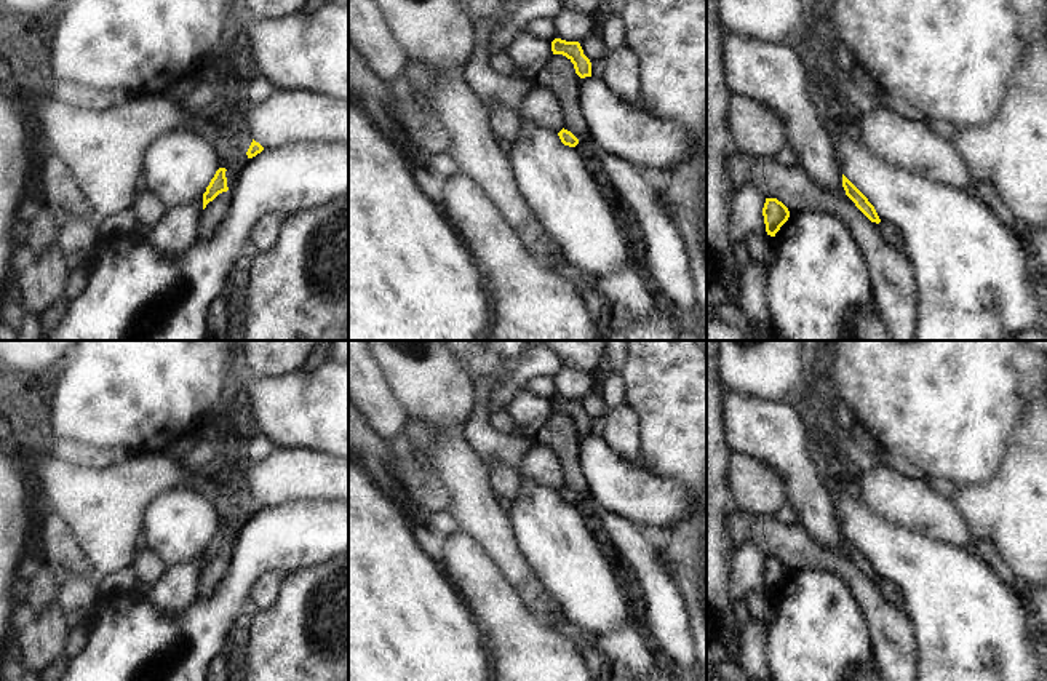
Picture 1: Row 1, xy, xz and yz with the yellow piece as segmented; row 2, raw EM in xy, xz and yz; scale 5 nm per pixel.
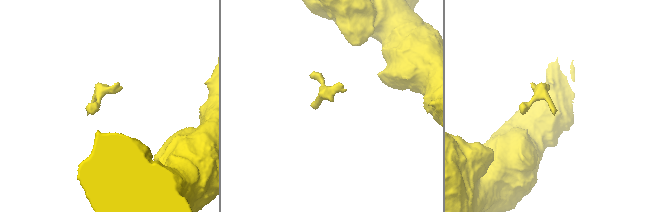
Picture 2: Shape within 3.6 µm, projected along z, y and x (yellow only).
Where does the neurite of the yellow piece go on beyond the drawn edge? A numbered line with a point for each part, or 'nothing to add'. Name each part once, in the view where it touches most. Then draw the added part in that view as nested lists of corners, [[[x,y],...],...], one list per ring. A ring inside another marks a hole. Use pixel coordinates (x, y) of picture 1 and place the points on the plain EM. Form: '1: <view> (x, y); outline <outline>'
nothing to add

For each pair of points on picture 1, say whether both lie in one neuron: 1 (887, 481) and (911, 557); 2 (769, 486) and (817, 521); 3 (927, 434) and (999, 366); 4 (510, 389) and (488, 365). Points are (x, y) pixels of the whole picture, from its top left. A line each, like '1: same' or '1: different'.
1: different
2: different
3: same
4: different

